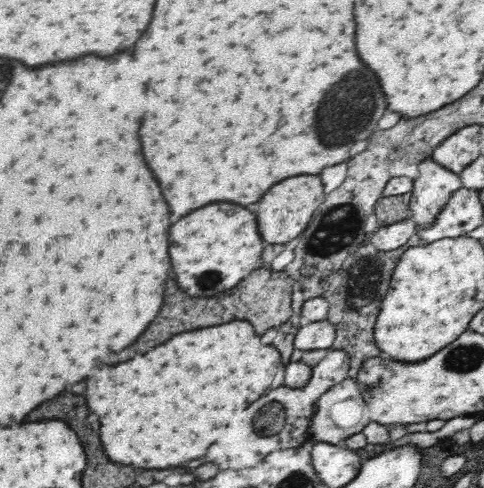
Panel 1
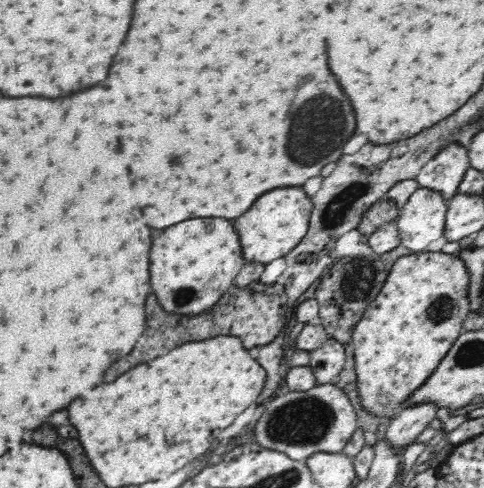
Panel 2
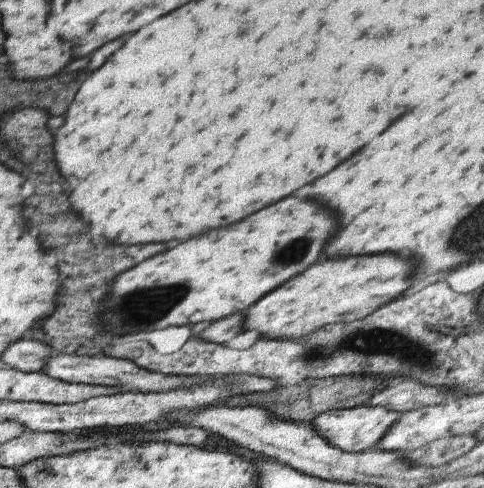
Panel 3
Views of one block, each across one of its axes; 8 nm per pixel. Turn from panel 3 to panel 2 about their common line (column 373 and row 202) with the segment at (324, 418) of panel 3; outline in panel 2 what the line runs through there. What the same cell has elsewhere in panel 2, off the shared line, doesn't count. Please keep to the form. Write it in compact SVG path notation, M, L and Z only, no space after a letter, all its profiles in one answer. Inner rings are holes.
M418 188L400 208L396 222L400 246L422 254L432 242L444 238L448 202L428 188Z

